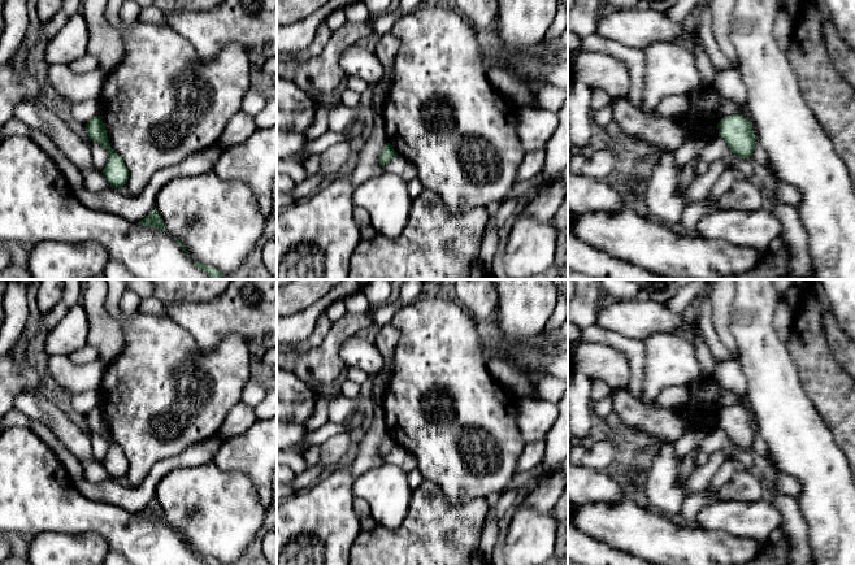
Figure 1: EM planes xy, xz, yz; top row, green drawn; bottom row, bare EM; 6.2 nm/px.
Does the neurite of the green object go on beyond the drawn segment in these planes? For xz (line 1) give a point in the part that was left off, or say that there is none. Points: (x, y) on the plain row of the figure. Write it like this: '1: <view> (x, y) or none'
1: none

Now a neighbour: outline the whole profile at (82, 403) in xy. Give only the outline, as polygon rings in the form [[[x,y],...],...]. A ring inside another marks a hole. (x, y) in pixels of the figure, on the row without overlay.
[[[86,391],[78,395],[73,395],[66,399],[66,405],[73,410],[87,414],[91,409],[100,407],[101,394],[100,391]]]

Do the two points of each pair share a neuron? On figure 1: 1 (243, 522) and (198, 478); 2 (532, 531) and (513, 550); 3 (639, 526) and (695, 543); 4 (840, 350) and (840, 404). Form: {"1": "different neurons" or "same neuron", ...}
{"1": "same neuron", "2": "same neuron", "3": "same neuron", "4": "different neurons"}

